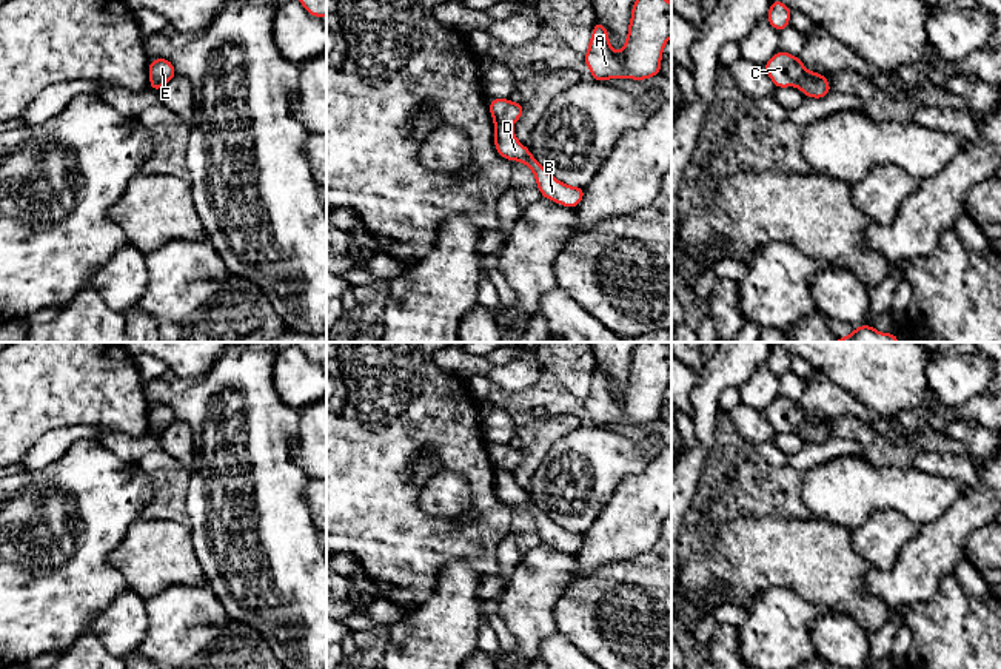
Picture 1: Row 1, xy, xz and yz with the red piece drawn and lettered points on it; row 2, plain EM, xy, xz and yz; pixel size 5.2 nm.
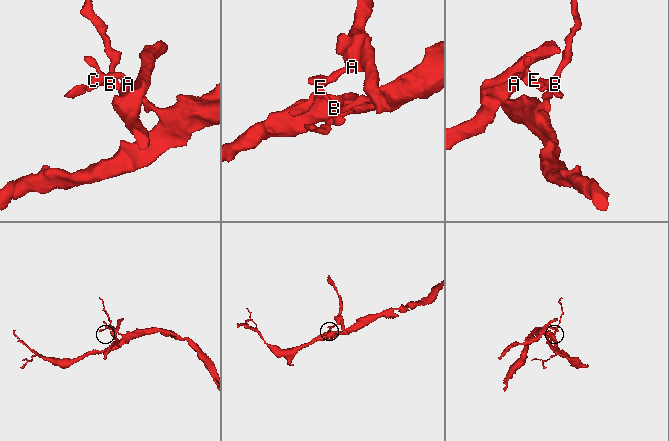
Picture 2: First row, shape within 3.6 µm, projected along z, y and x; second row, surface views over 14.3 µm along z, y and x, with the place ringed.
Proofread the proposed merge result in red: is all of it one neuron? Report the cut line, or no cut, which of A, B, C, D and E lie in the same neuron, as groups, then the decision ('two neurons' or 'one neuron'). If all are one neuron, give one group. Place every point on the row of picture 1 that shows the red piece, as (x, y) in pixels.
cut in xz along (495, 124), (510, 127); A C E / B D; two neurons

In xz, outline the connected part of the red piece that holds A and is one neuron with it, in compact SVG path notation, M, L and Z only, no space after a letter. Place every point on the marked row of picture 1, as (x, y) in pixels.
M636 0L622 49L616 52L611 48L607 28L596 20L584 63L598 82L645 80L659 76L664 46L670 39L671 3Z

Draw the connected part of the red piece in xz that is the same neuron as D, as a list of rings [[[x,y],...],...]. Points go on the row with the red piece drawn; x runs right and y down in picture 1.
[[[494,125],[494,148],[508,162],[519,160],[525,163],[534,174],[537,190],[542,197],[561,203],[568,208],[576,208],[584,199],[584,187],[570,187],[553,177],[524,146],[511,126]]]

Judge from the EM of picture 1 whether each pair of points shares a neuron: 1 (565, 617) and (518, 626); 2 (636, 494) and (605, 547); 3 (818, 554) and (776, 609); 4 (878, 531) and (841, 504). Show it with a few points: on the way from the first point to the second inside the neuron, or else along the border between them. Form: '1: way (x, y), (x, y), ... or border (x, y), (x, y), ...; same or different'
1: border (569, 584), (552, 609), (556, 631); different
2: way (636, 507), (635, 515), (616, 534); same
3: border (755, 597), (786, 586), (824, 605); different
4: border (901, 514), (895, 510), (873, 512), (850, 532); different

